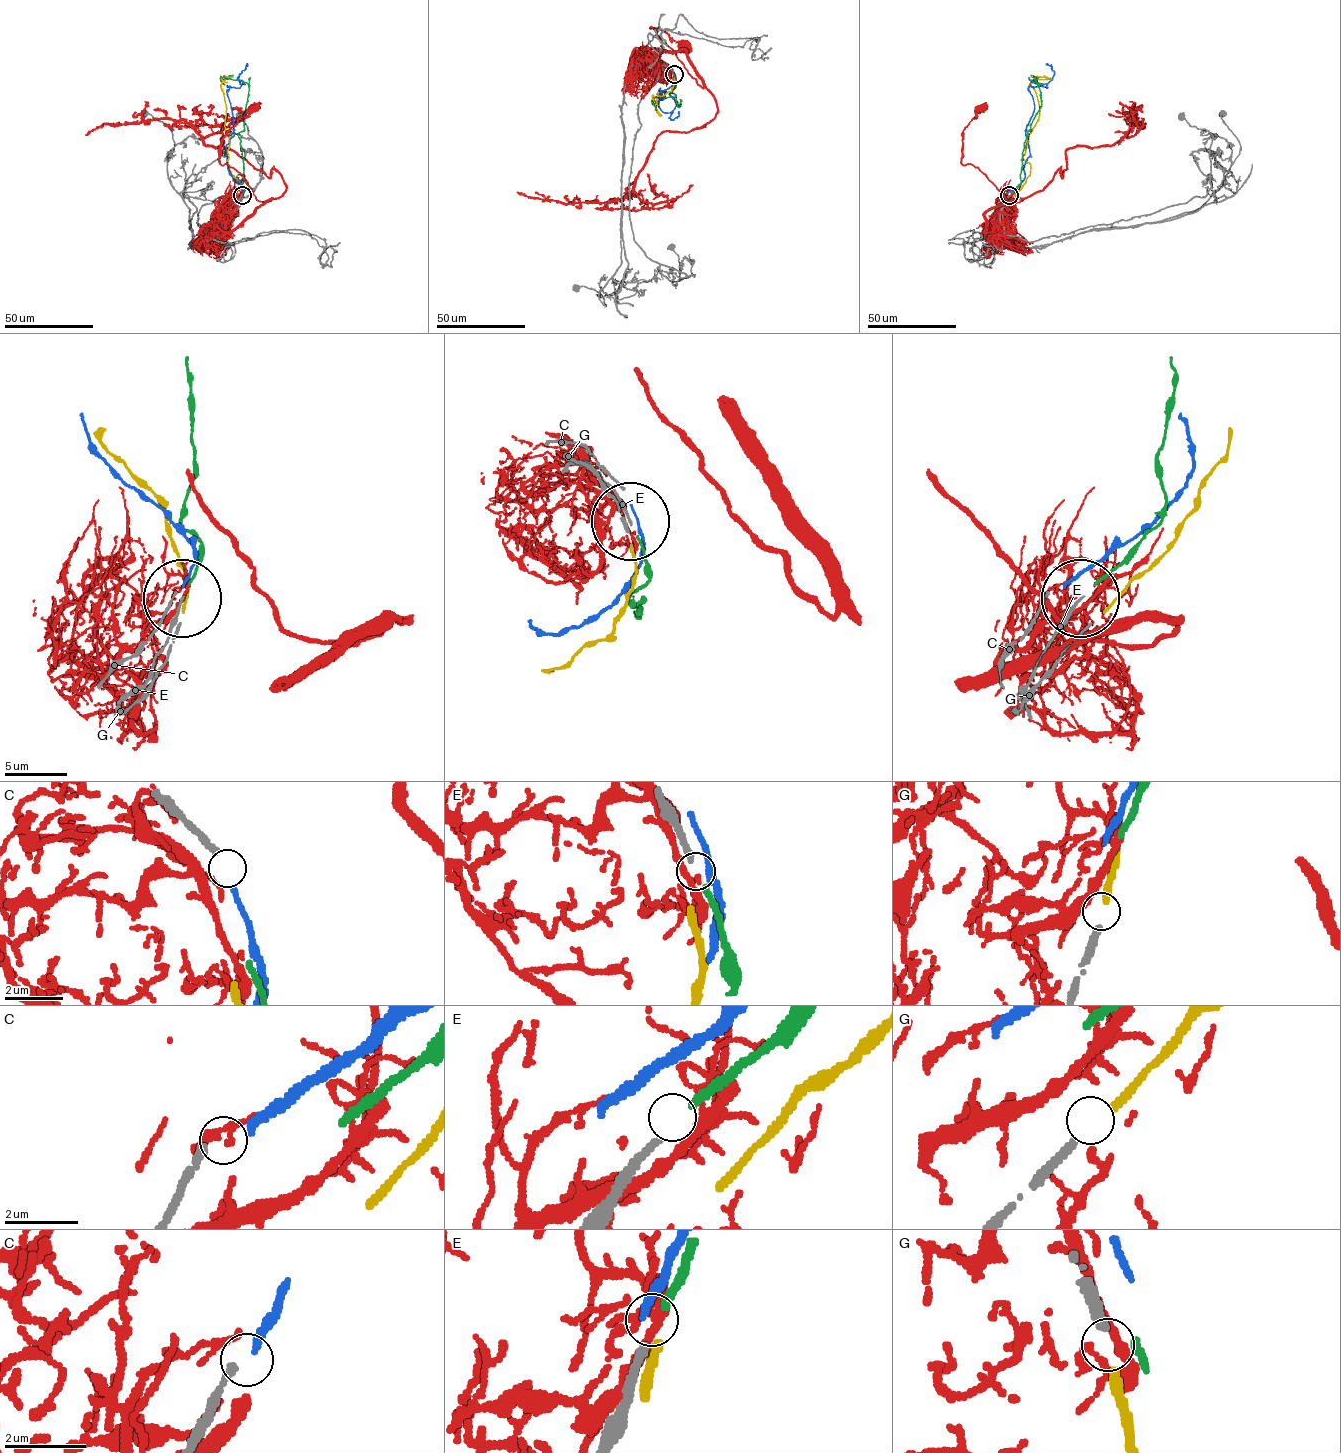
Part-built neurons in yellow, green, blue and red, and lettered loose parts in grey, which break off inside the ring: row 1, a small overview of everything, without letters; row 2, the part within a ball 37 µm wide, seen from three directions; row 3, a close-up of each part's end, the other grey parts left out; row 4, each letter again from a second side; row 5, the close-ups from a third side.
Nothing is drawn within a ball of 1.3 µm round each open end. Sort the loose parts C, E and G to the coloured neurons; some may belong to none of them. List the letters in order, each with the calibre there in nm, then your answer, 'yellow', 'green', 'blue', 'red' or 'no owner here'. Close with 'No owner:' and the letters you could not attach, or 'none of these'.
C: 180 nm | no owner here
E: 190 nm | green
G: 220 nm | yellow
No owner: C

